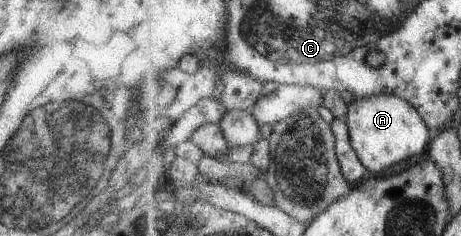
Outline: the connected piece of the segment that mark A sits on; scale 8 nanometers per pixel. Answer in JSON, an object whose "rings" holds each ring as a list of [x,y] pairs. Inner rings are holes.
{"rings":[[[380,93],[355,97],[348,104],[346,121],[351,143],[369,176],[382,176],[402,166],[412,164],[410,158],[423,157],[434,136],[418,109],[405,98],[395,94]]]}

